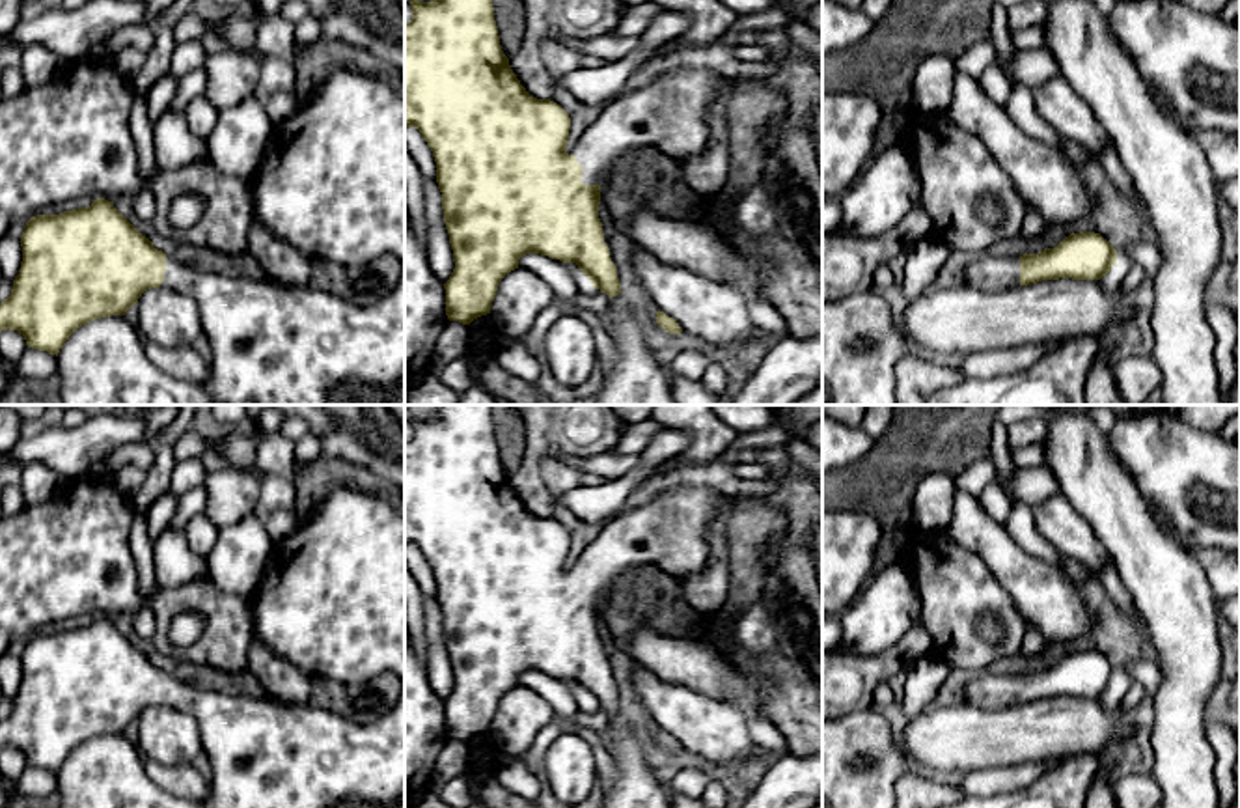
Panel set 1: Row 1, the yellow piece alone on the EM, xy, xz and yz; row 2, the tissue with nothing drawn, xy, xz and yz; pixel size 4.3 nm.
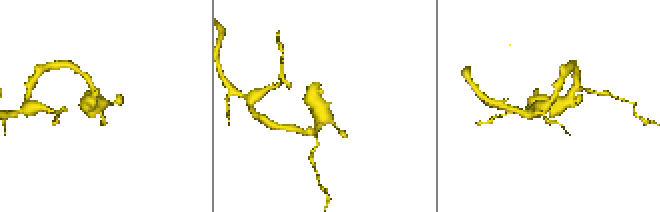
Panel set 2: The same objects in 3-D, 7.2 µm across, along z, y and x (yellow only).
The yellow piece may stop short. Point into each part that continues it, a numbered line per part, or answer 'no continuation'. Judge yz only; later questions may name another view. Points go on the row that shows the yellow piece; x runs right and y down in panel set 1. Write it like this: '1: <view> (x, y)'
1: yz (989, 273)

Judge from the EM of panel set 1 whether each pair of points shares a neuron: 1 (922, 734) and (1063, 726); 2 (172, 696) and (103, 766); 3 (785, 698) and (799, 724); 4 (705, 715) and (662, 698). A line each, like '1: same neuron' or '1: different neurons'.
1: same neuron
2: same neuron
3: same neuron
4: same neuron

